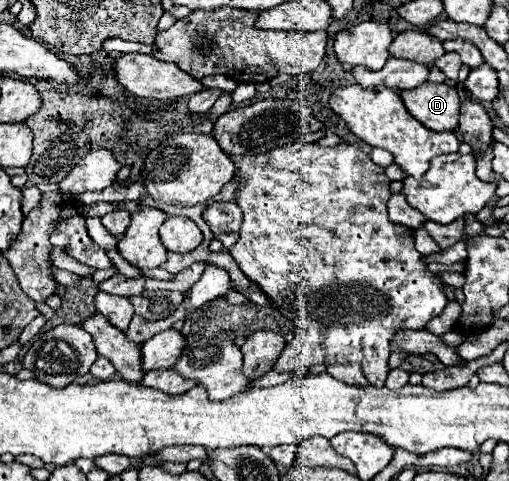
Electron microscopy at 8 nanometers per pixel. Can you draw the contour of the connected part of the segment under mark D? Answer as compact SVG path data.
M424 82L412 90L396 90L406 110L430 130L454 130L458 126L460 98L448 84Z

